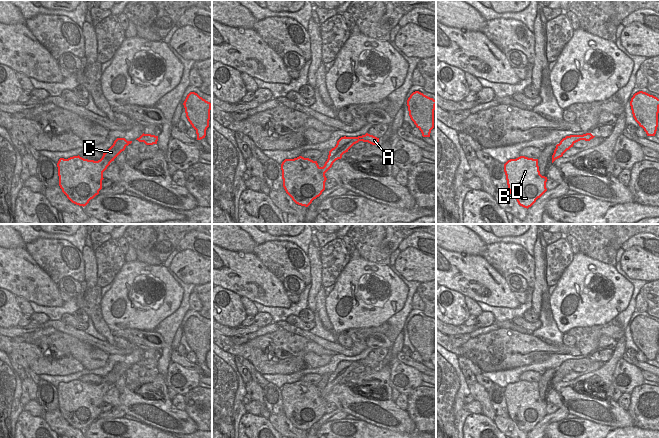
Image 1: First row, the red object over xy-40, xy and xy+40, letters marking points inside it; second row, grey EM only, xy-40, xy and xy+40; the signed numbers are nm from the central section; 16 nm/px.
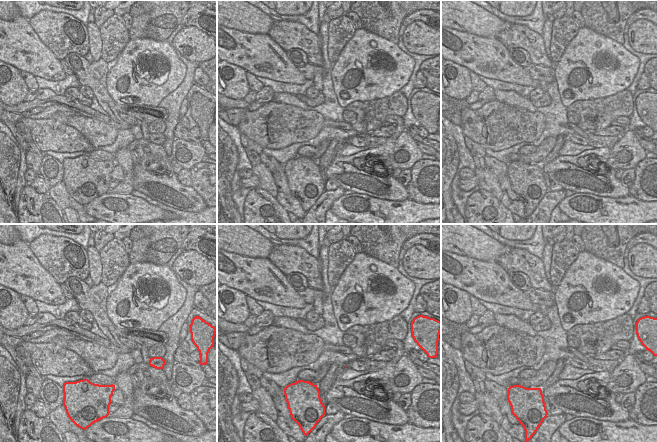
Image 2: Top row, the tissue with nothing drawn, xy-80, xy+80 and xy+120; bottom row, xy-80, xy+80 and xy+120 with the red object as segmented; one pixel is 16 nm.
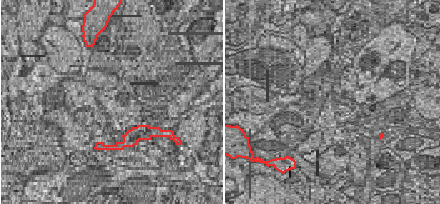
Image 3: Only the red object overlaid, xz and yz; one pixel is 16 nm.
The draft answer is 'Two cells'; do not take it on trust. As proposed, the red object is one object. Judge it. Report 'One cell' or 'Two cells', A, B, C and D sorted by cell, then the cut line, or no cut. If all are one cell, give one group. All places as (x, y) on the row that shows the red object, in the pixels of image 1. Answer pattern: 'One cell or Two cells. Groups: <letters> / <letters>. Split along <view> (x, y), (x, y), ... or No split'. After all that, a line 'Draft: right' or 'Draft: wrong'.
One cell. Groups: A B C D. No split
Draft: wrong

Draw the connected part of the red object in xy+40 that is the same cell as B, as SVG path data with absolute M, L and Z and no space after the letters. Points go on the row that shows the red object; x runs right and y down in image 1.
M520 156L504 164L509 193L524 208L531 207L546 191L547 177L539 171L538 159Z

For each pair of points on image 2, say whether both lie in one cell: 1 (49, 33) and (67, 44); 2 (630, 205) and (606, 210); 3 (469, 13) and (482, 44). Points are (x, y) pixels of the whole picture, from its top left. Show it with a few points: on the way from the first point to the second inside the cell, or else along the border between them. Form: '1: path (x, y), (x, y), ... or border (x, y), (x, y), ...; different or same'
1: path (54, 33), (58, 33), (64, 39); same
2: path (624, 210), (612, 210); same
3: border (457, 29), (479, 36), (496, 37); different

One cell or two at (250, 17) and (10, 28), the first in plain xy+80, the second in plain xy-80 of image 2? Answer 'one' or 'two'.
two

